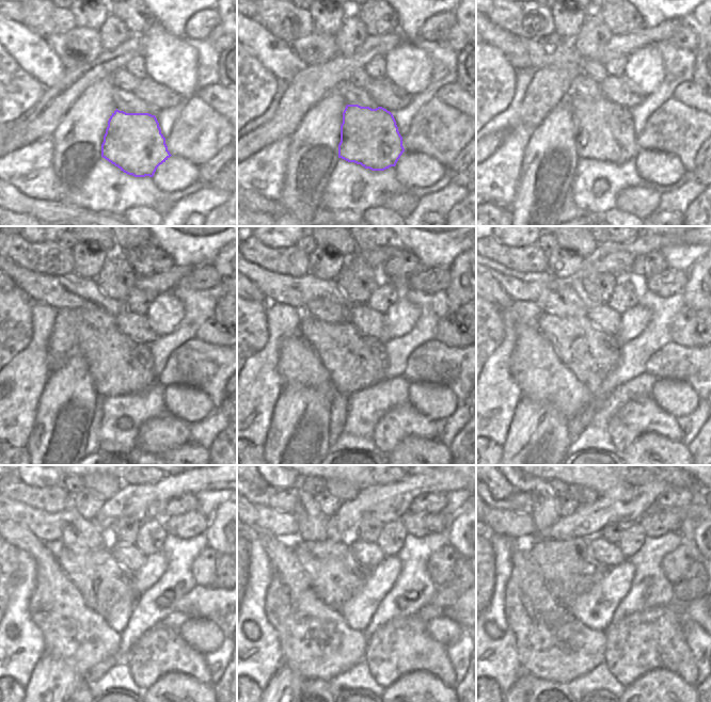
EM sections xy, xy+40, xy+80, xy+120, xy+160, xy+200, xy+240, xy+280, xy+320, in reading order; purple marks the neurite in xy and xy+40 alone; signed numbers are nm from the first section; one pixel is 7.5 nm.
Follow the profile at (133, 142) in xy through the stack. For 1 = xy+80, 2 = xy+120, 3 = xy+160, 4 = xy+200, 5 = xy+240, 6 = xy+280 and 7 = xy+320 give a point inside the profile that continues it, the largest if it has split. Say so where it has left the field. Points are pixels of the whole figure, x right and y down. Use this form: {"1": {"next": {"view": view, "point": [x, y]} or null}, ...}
{"1": {"next": {"view": "xy+80", "point": [605, 131]}}, "2": {"next": {"view": "xy+120", "point": [119, 365]}}, "3": {"next": {"view": "xy+160", "point": [356, 361]}}, "4": {"next": {"view": "xy+200", "point": [588, 352]}}, "5": {"next": {"view": "xy+240", "point": [101, 581]}}, "6": {"next": {"view": "xy+280", "point": [334, 574]}}, "7": {"next": {"view": "xy+320", "point": [569, 569]}}}

